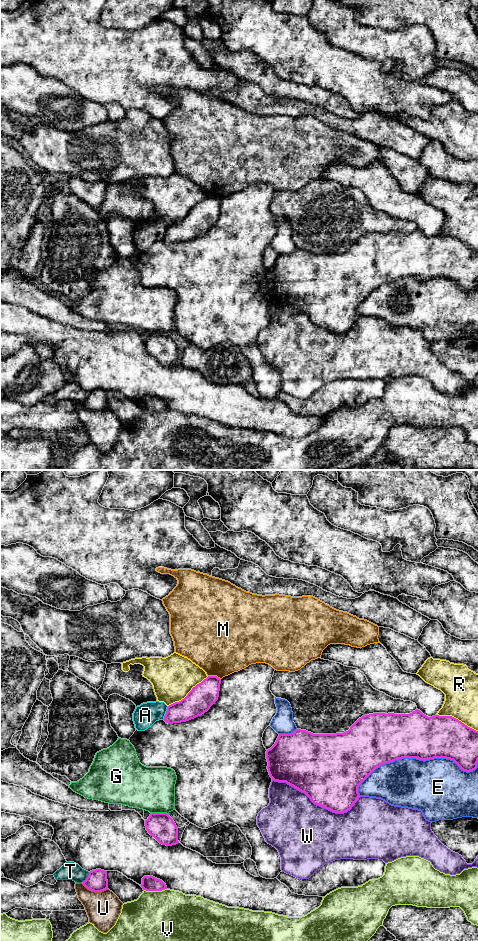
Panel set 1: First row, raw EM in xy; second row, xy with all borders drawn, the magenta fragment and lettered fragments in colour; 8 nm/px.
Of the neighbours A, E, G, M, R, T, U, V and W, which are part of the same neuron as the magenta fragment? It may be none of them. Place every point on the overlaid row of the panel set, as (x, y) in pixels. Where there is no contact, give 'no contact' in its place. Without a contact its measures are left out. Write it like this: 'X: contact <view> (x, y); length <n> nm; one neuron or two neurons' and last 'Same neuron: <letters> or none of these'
A: contact xy (166, 713); length 120 nm; two neurons
E: contact xy (417, 758); length 1000 nm; two neurons
G: contact xy (159, 813); length 140 nm; two neurons
M: contact xy (214, 676); length 110 nm; two neurons
R: contact xy (188, 693); length 400 nm; two neurons
T: contact xy (86, 878); length 110 nm; two neurons
U: contact xy (94, 891); length 220 nm; two neurons
V: contact xy (155, 890); length 180 nm; two neurons
W: contact xy (317, 804); length 750 nm; two neurons
Same neuron: none of these

